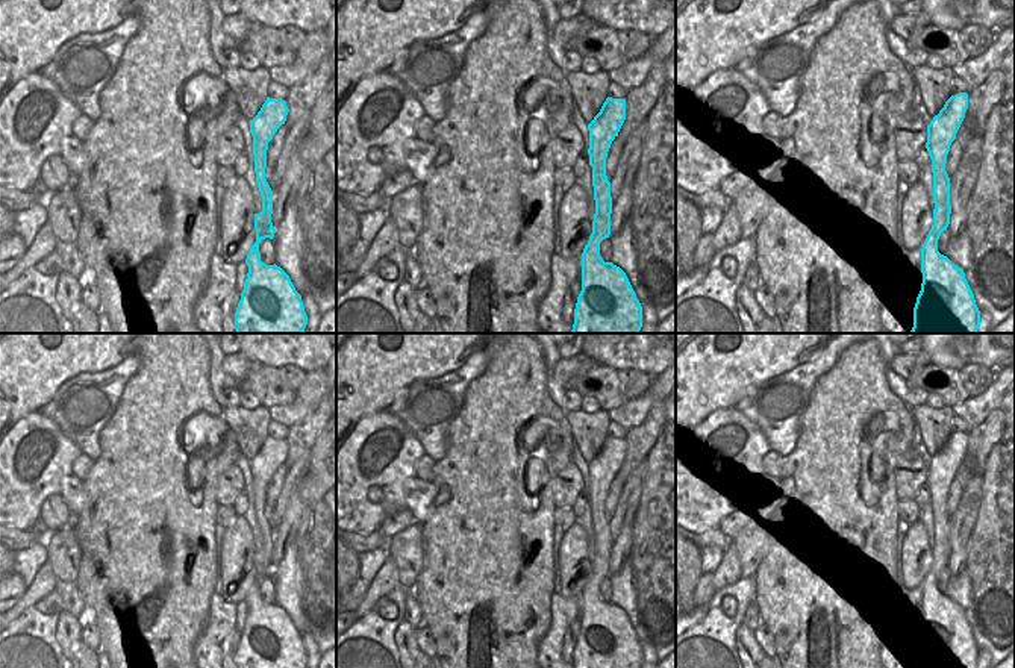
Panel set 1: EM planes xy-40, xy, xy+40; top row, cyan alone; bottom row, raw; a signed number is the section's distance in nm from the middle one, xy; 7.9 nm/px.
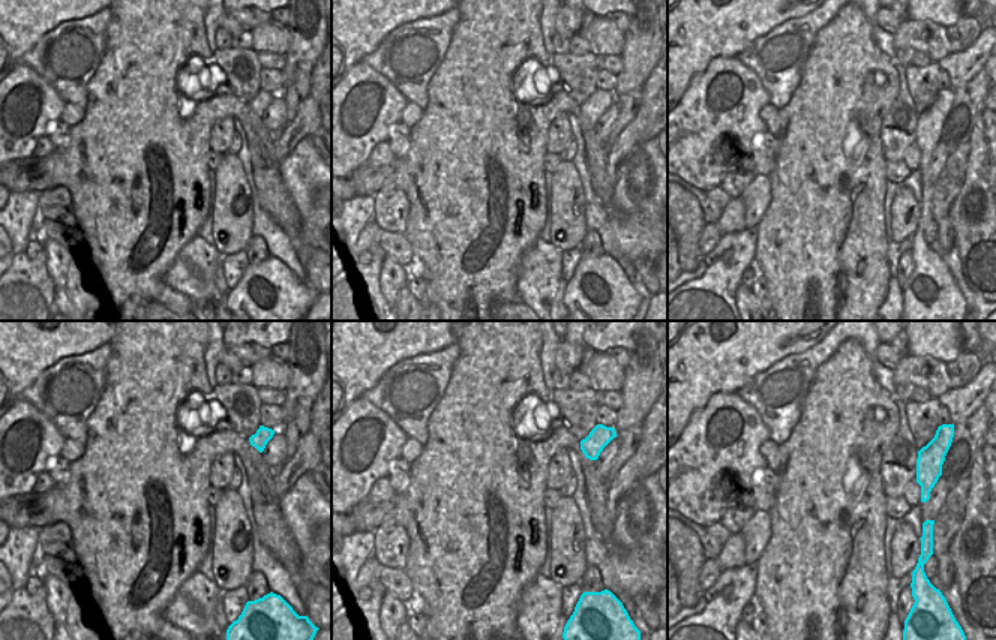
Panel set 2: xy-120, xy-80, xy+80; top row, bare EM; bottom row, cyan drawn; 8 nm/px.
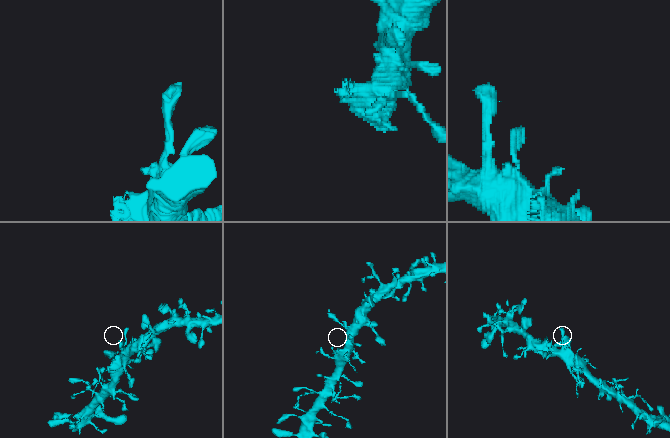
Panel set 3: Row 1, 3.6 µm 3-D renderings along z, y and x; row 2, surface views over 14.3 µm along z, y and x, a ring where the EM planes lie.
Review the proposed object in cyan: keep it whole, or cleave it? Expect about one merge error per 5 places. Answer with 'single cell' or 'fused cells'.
single cell

